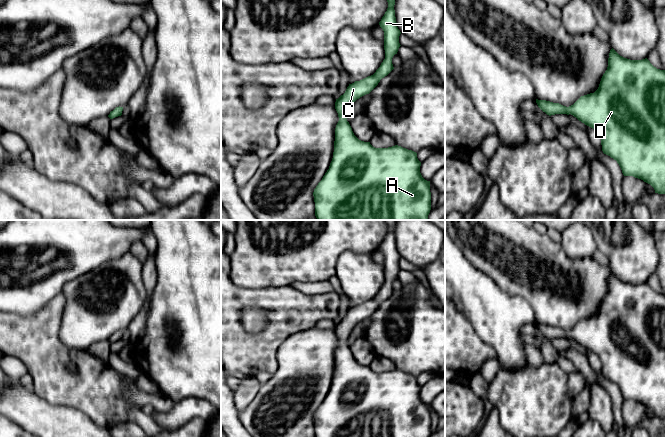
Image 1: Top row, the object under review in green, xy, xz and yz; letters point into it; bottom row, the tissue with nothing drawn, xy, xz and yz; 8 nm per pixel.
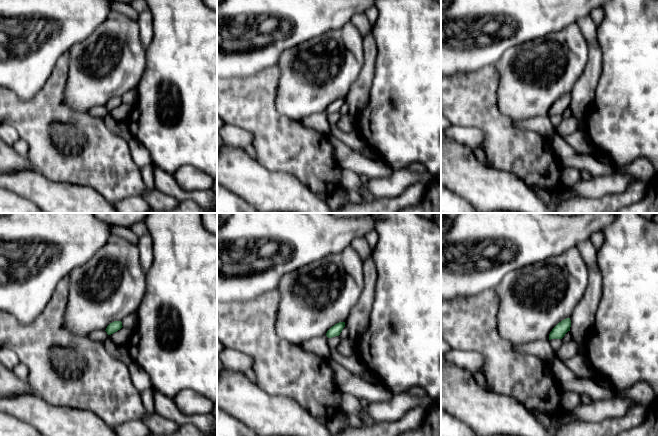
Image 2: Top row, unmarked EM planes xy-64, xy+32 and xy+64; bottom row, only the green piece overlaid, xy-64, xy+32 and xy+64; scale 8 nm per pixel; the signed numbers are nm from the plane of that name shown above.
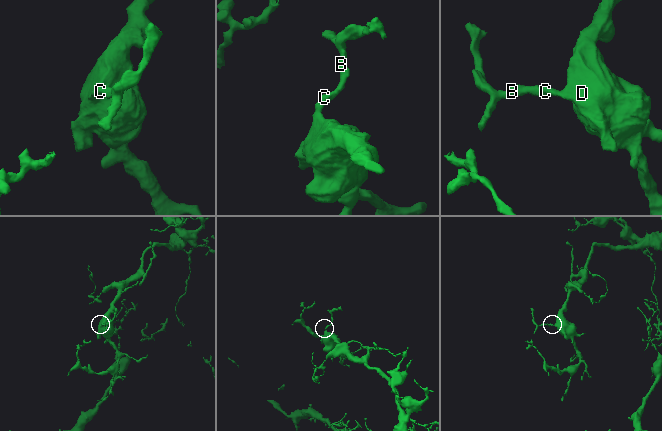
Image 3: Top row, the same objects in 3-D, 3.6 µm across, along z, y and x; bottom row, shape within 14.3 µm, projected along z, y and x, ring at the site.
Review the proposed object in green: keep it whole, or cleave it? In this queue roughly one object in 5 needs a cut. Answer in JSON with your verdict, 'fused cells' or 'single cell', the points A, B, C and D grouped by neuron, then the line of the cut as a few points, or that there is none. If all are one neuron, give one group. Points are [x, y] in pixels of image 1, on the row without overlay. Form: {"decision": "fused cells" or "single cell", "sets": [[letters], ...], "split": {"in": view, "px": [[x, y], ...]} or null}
{"decision": "single cell", "sets": [["A", "B", "C", "D"]], "split": null}

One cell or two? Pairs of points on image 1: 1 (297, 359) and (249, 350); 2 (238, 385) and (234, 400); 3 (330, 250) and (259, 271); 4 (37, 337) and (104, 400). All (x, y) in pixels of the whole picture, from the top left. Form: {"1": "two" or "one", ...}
{"1": "two", "2": "two", "3": "one", "4": "one"}

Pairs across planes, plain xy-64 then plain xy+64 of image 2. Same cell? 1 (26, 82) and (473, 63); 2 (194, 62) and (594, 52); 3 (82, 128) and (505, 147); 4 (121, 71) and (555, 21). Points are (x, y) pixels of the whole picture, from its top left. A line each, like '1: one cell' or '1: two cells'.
1: one cell
2: two cells
3: one cell
4: two cells

